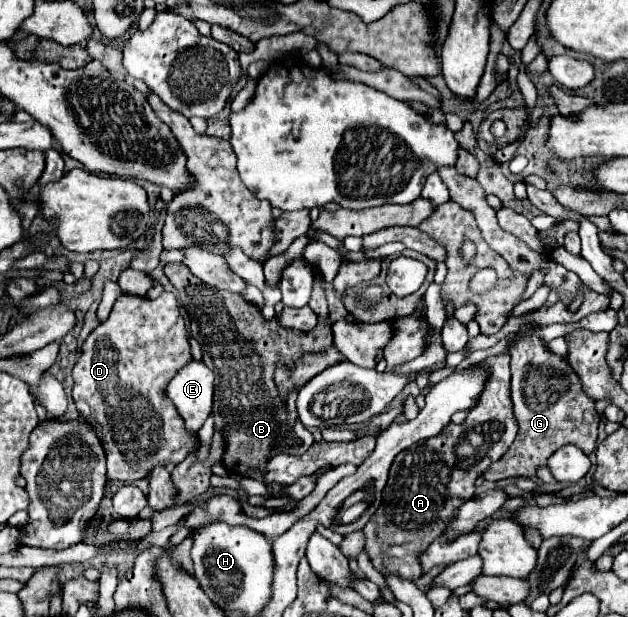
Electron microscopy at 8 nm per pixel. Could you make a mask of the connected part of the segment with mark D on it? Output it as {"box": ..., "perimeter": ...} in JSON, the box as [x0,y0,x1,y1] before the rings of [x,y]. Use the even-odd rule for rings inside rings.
{"box":[73,291,199,483],"perimeter":[[[163,291],[157,299],[121,293],[109,319],[85,339],[81,357],[73,367],[73,401],[103,441],[109,483],[143,479],[155,465],[177,465],[191,455],[191,449],[199,447],[199,437],[187,433],[183,417],[165,395],[165,385],[189,361],[185,321],[169,291]],[[125,391],[131,397],[123,397]]]}

